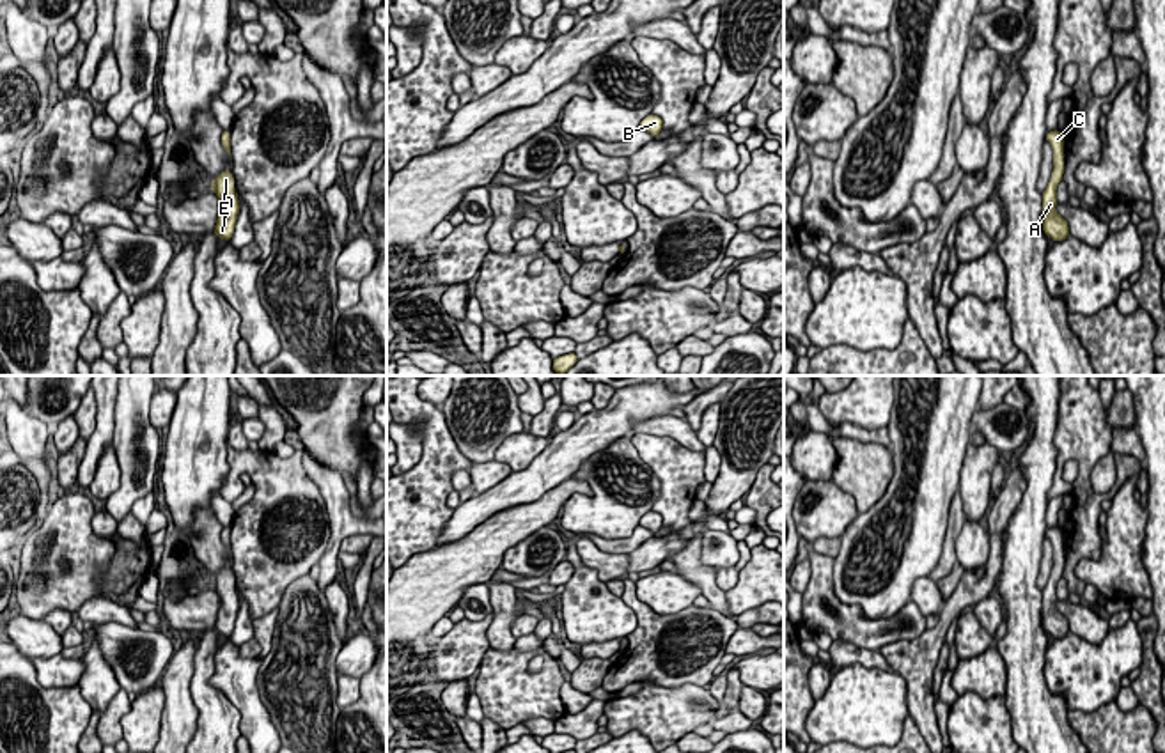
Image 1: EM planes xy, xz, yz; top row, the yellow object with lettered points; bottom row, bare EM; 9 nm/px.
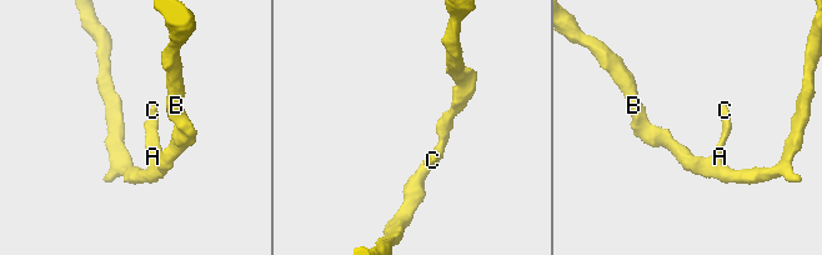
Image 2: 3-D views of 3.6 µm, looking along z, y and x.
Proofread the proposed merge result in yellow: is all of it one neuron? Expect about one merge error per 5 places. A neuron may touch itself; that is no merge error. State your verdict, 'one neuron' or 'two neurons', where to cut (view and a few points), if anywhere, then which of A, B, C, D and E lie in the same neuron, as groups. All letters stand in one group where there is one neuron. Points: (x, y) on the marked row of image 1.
one neuron | no cut | A B C D E

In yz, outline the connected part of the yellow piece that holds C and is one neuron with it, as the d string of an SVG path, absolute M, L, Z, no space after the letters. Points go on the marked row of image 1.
M1059 129L1046 133L1046 140L1053 149L1053 172L1046 190L1043 191L1043 230L1055 243L1069 236L1067 221L1055 211L1057 186L1064 174L1064 138Z

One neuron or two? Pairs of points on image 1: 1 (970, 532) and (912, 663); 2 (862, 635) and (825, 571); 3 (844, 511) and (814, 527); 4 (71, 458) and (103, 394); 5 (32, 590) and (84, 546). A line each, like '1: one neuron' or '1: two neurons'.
1: two neurons
2: one neuron
3: one neuron
4: two neurons
5: one neuron

